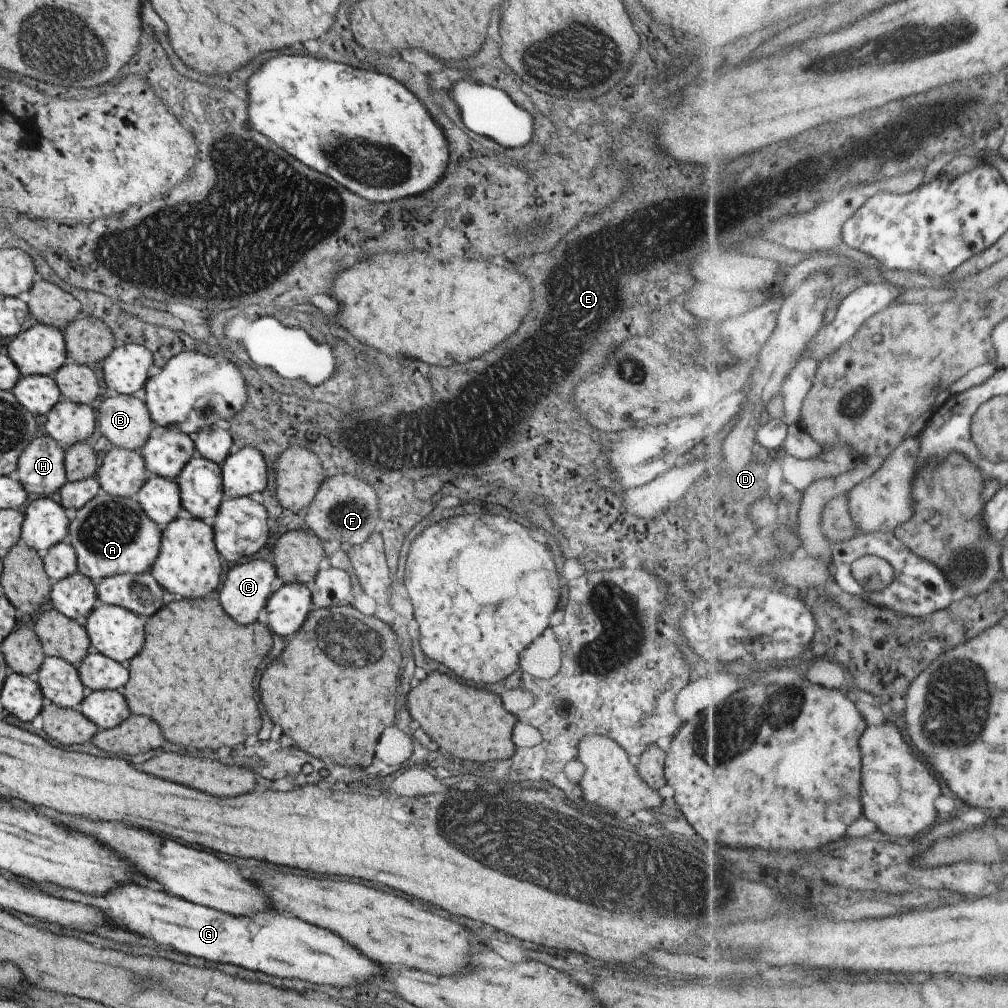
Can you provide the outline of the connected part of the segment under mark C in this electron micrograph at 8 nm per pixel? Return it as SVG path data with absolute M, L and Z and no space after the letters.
M250 560L242 564L234 565L227 572L222 590L220 590L220 605L230 618L234 618L240 624L252 624L257 622L258 613L266 607L266 600L276 589L278 578L274 566L264 560Z

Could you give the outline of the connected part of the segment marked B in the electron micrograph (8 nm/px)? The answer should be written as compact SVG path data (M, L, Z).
M132 395L100 399L95 409L97 424L102 436L110 441L110 447L138 450L156 427L146 404Z

